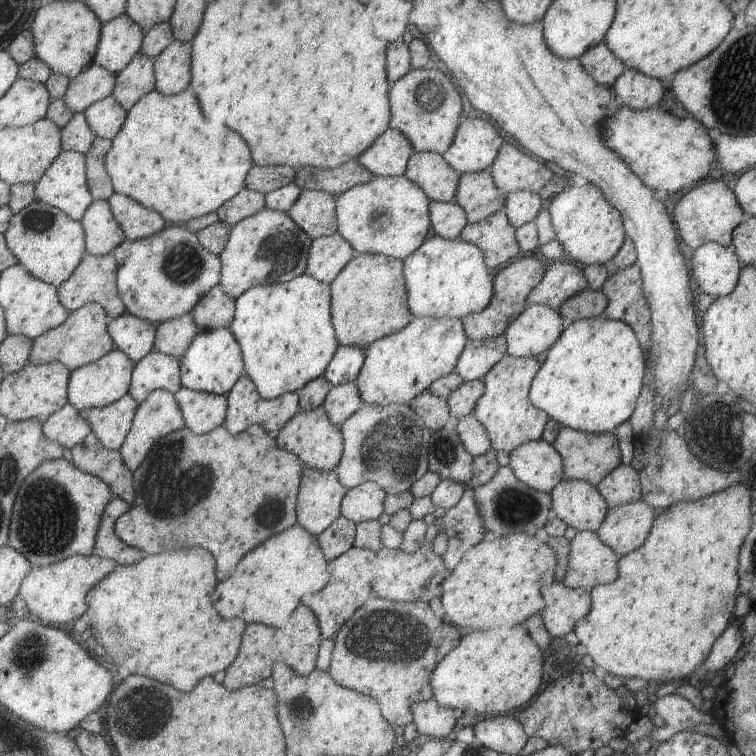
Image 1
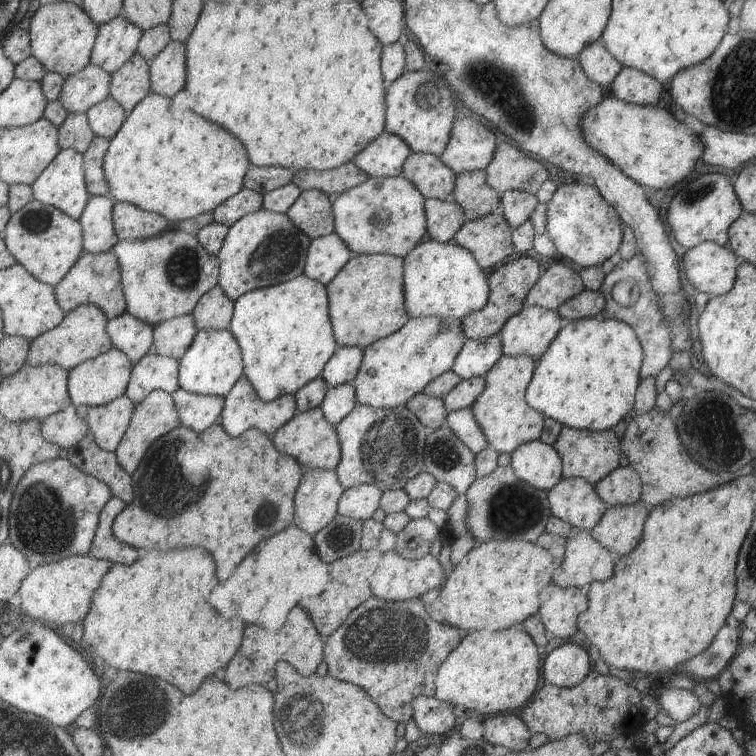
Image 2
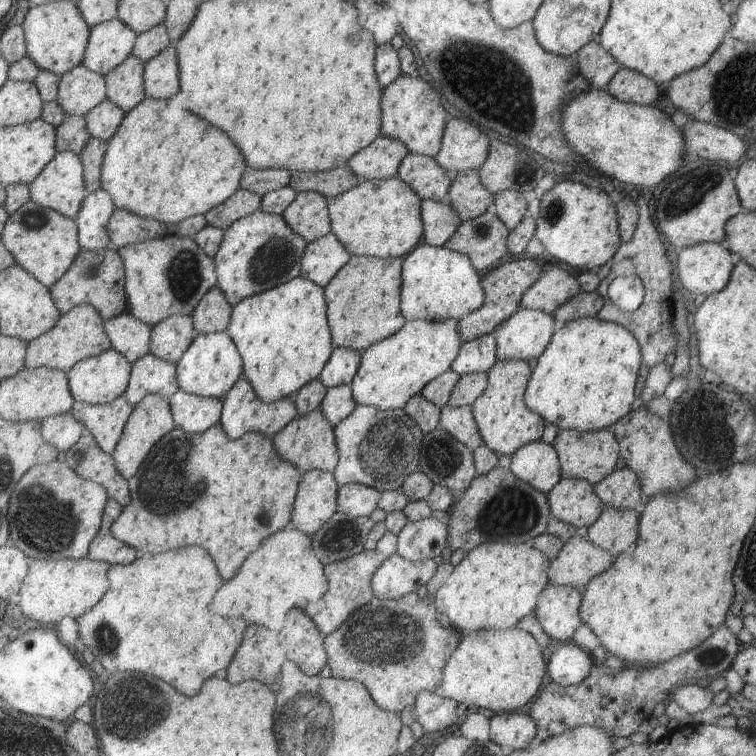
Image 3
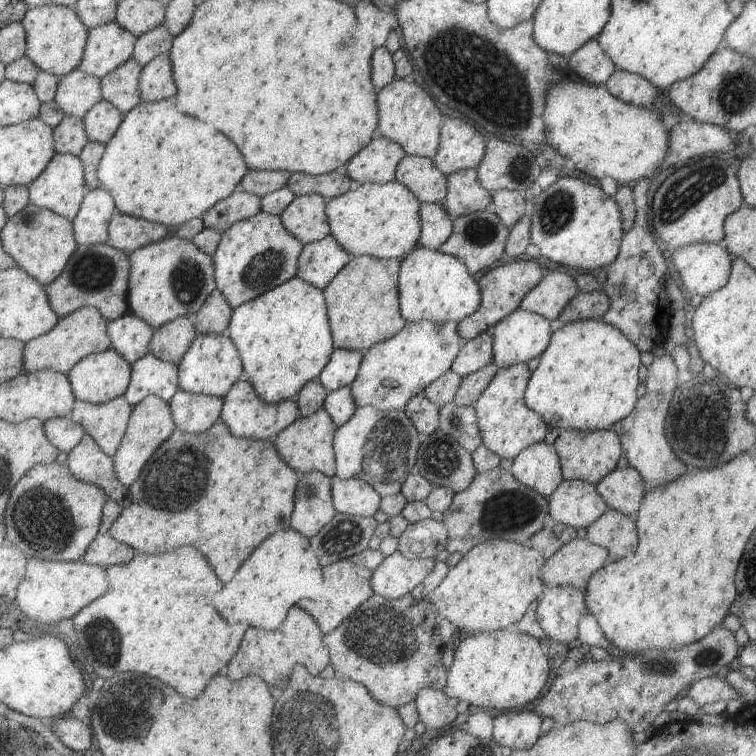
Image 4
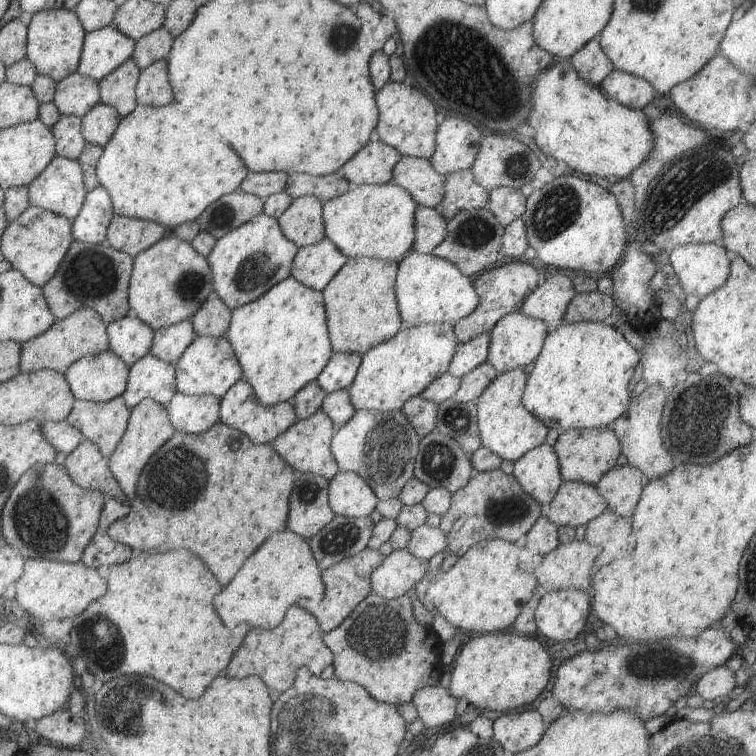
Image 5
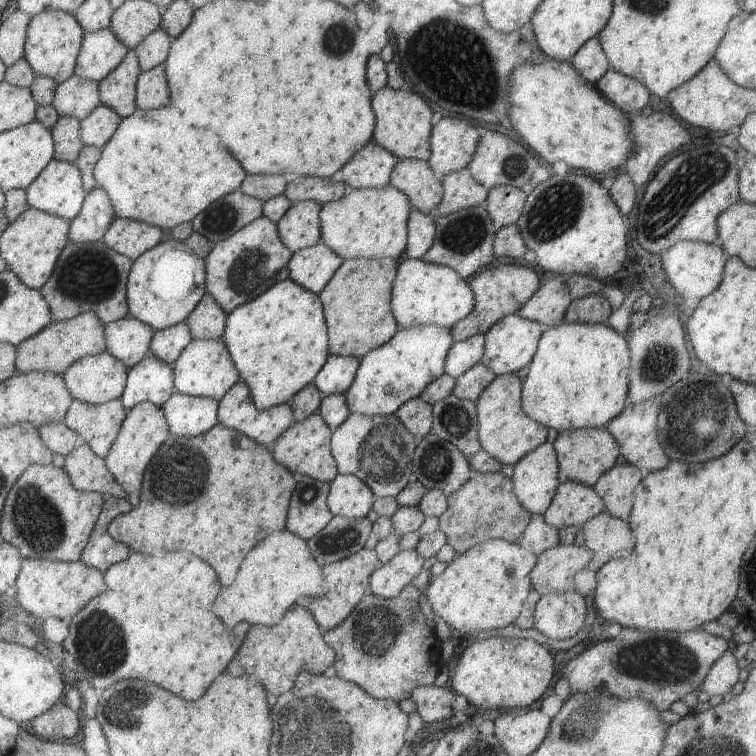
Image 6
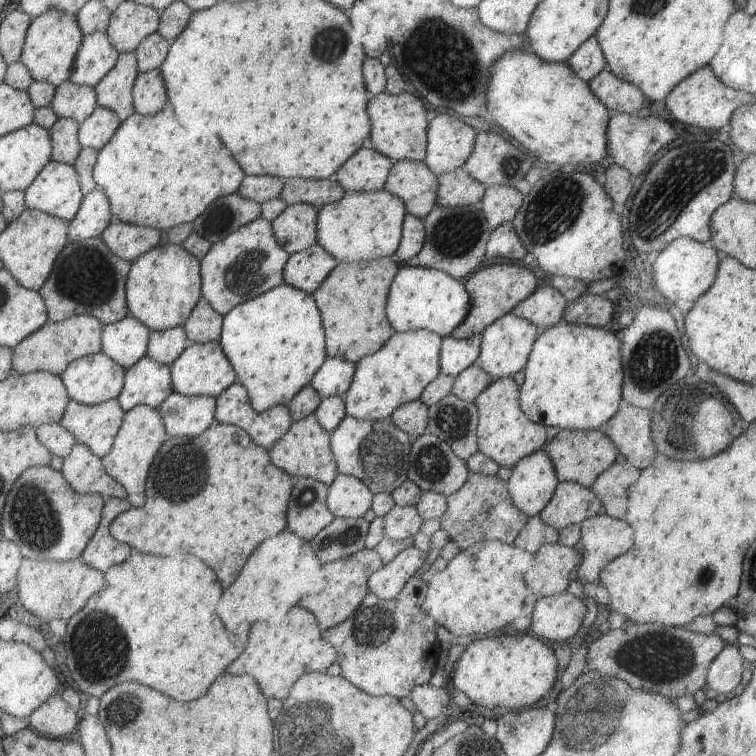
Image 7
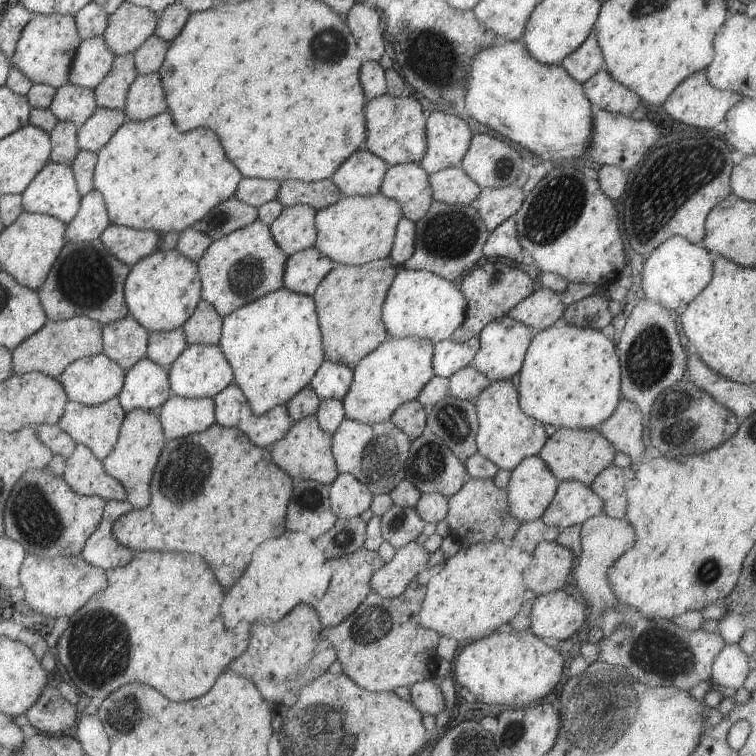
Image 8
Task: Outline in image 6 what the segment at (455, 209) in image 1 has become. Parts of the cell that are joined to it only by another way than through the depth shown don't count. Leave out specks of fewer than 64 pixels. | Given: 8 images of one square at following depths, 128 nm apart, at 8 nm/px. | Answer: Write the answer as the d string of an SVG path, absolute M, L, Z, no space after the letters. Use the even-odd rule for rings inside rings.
M415 209L409 213L407 222L407 238L403 257L420 259L421 255L432 245L435 225L432 214L424 215Z

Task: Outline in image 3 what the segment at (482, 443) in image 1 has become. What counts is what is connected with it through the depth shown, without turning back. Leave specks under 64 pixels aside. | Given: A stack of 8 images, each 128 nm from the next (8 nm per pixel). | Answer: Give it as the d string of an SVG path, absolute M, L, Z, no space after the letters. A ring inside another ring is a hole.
M443 405L440 408L438 426L470 451L474 451L482 443L470 406Z

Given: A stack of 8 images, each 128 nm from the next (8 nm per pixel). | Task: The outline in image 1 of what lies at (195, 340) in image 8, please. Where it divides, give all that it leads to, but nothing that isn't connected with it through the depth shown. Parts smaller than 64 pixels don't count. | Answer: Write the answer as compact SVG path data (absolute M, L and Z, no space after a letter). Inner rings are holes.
M217 283L195 303L190 312L194 323L202 329L229 328L234 315L234 298Z

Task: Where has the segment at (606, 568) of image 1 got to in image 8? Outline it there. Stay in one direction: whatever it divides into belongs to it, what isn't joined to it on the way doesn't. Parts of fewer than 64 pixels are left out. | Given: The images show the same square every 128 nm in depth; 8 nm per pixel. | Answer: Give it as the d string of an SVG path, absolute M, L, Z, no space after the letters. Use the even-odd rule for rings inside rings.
M543 541L532 551L533 564L522 572L526 590L545 595L563 589L575 554L556 541Z

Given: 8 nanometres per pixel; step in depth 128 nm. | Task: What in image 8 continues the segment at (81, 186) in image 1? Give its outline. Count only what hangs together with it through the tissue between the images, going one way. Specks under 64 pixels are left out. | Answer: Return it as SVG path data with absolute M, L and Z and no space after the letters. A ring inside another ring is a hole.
M50 160L21 193L24 212L53 216L67 225L77 214L80 195L69 166Z

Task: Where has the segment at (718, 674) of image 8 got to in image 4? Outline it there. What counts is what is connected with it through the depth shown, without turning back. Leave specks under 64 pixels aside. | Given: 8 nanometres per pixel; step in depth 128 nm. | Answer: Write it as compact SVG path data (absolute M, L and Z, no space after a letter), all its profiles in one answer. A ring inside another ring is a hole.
M717 675L696 680L682 695L691 698L699 707L717 700L728 701L731 698L738 700L737 692L725 682L724 678Z

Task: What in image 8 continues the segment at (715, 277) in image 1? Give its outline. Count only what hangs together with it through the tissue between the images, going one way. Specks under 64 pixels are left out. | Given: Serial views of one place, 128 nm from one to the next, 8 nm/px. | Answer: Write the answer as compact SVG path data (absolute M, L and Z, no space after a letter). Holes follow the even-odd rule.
M680 235L667 238L657 246L642 264L641 293L642 297L658 303L667 311L675 310L679 306L689 305L701 290L709 284L713 276L713 257L701 244L688 242Z

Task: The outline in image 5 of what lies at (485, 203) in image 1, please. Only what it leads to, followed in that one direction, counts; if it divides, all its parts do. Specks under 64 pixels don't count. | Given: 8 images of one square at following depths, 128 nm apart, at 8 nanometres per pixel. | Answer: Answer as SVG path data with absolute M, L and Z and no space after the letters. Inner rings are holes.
M459 169L444 176L444 195L434 206L437 214L450 219L461 209L483 209L488 190L475 182L471 169Z

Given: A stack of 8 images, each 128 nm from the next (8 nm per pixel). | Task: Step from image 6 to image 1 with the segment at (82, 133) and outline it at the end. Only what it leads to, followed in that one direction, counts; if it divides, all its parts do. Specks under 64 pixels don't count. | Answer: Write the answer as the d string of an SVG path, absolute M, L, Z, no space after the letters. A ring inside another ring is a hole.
M106 96L82 110L88 127L97 137L111 140L121 128L126 110L112 97Z

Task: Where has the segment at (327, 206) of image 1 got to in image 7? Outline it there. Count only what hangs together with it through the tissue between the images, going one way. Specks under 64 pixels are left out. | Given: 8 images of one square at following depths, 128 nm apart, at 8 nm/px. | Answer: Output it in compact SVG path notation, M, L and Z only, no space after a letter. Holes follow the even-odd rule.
M294 203L287 205L270 223L273 237L287 254L306 250L317 243L317 212L311 204Z

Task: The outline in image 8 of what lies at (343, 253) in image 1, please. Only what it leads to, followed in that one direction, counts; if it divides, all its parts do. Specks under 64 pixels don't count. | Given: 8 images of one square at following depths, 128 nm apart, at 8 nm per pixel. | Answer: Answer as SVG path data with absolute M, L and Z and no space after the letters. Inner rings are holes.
M315 246L290 255L285 262L283 286L290 292L312 297L317 284L336 266Z

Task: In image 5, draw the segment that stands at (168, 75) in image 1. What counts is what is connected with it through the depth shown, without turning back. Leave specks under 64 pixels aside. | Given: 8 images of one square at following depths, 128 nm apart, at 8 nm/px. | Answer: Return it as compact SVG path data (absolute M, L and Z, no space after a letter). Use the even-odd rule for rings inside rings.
M161 59L140 69L135 87L136 104L160 107L174 100L168 81L168 62Z

